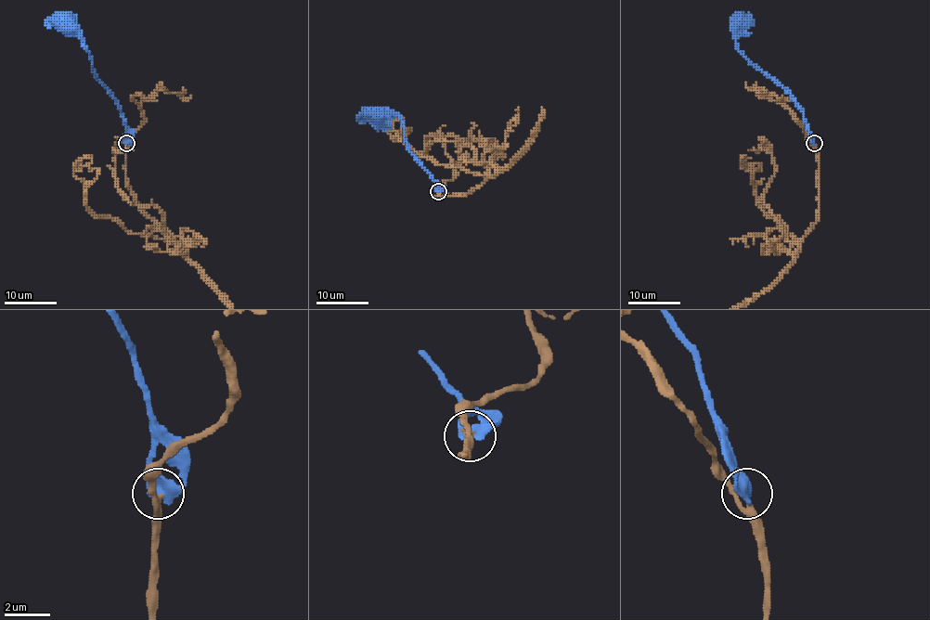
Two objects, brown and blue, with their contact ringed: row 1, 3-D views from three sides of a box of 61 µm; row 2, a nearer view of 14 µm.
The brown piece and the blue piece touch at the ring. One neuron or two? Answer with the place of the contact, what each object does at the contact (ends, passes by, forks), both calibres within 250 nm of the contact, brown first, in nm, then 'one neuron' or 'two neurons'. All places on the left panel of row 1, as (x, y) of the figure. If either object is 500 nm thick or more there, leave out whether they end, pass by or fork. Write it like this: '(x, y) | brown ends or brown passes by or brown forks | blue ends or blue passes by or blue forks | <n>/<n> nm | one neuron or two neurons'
(126, 143) | brown forks | blue passes by | 170/340 nm | two neurons

